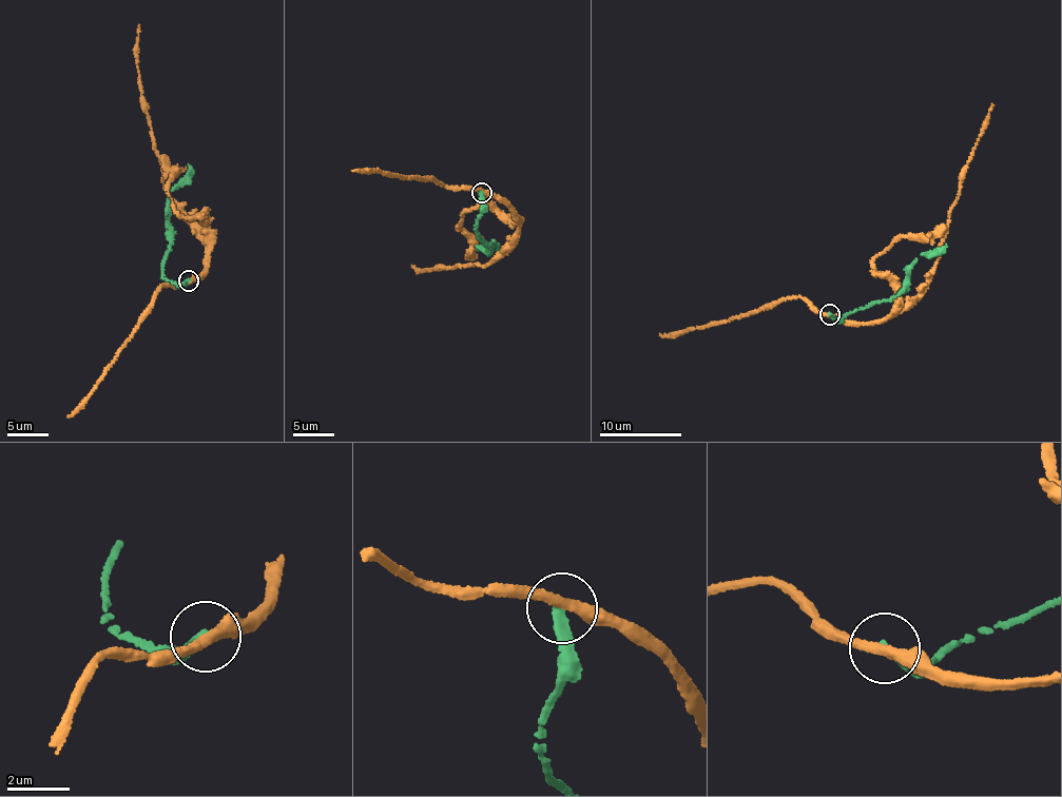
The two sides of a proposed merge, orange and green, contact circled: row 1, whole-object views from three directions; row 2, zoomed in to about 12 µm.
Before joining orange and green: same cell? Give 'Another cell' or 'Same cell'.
Another cell

